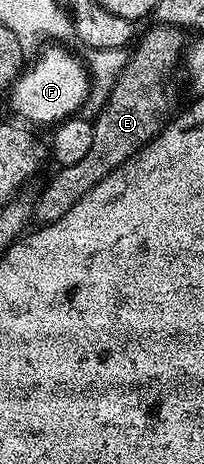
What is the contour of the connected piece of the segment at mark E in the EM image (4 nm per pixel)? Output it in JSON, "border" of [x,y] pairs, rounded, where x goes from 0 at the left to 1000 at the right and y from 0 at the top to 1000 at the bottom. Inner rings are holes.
{"border":[[[765,50],[750,56],[750,63],[725,63],[711,71],[701,65],[681,73],[618,144],[569,166],[549,198],[475,241],[495,244],[461,252],[461,308],[446,310],[441,325],[358,358],[289,358],[270,366],[279,373],[240,386],[235,401],[201,412],[196,427],[172,427],[167,468],[181,478],[304,472],[304,463],[324,463],[324,455],[343,455],[343,446],[363,446],[363,438],[382,438],[382,429],[441,412],[441,403],[500,394],[539,369],[618,351],[618,343],[652,338],[784,284],[809,259],[804,233],[824,226],[804,181],[882,114],[892,123],[907,112],[912,86],[902,88],[907,73],[853,54]]]}

